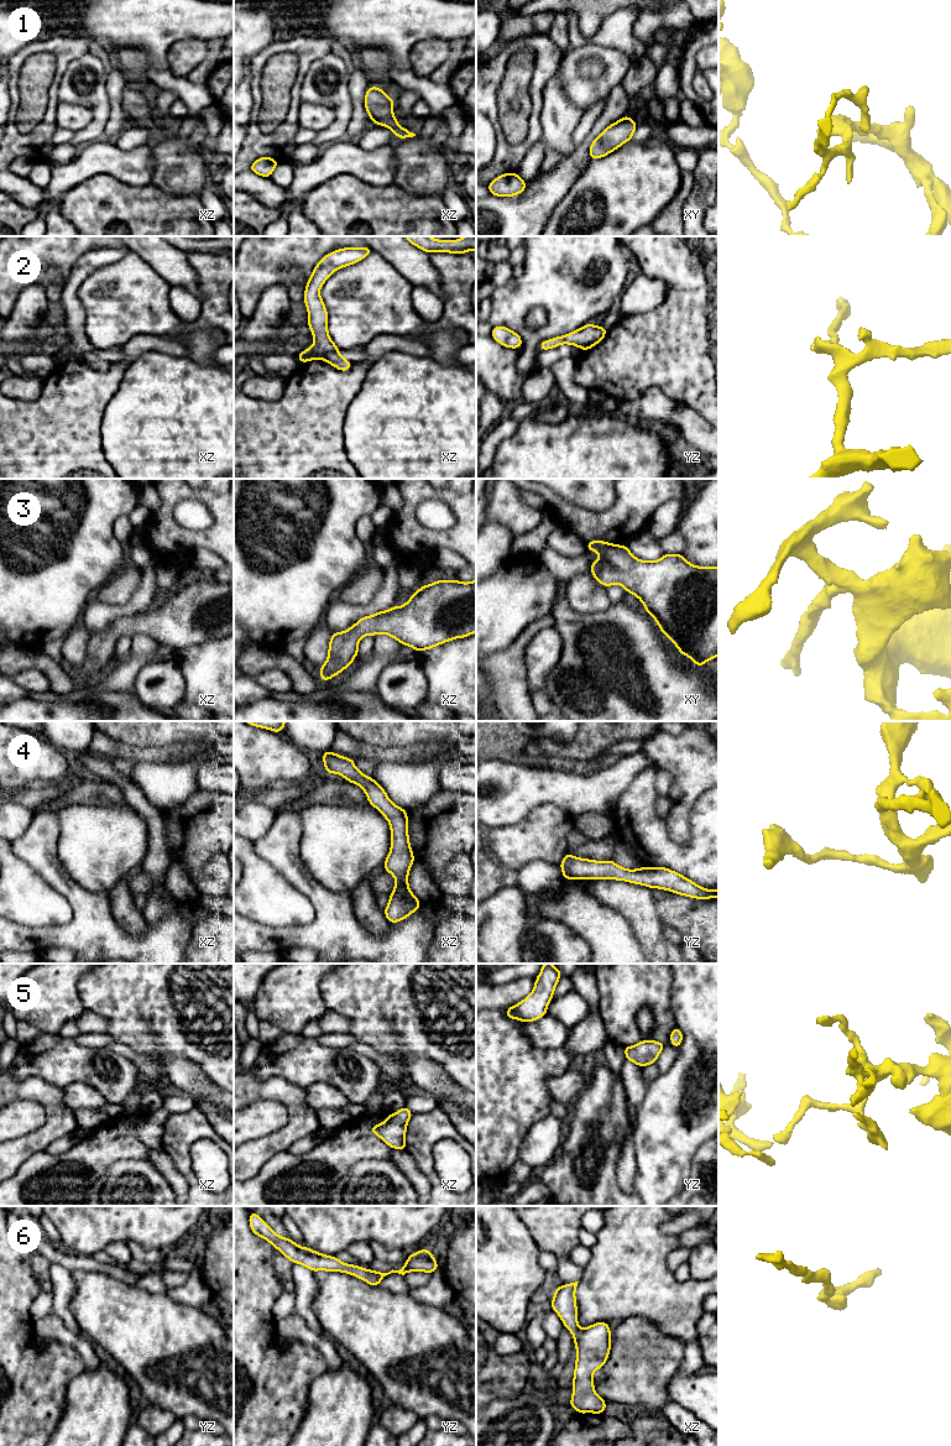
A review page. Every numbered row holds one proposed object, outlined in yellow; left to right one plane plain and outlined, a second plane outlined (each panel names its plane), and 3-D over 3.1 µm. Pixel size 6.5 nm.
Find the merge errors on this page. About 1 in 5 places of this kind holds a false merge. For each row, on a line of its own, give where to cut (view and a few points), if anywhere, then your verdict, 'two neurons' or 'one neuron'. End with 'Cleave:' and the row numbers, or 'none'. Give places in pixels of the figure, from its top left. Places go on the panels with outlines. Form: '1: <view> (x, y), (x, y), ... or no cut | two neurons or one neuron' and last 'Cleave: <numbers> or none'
1: no cut | one neuron
2: no cut | one neuron
3: no cut | one neuron
4: no cut | one neuron
5: no cut | one neuron
6: no cut | one neuron
Cleave: none

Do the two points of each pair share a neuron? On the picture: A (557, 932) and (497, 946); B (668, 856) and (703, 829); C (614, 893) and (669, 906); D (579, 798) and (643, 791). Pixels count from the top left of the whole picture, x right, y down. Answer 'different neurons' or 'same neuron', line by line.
A: different neurons
B: same neuron
C: different neurons
D: different neurons

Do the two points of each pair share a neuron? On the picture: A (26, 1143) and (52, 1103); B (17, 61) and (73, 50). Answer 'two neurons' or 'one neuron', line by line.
A: one neuron
B: one neuron

